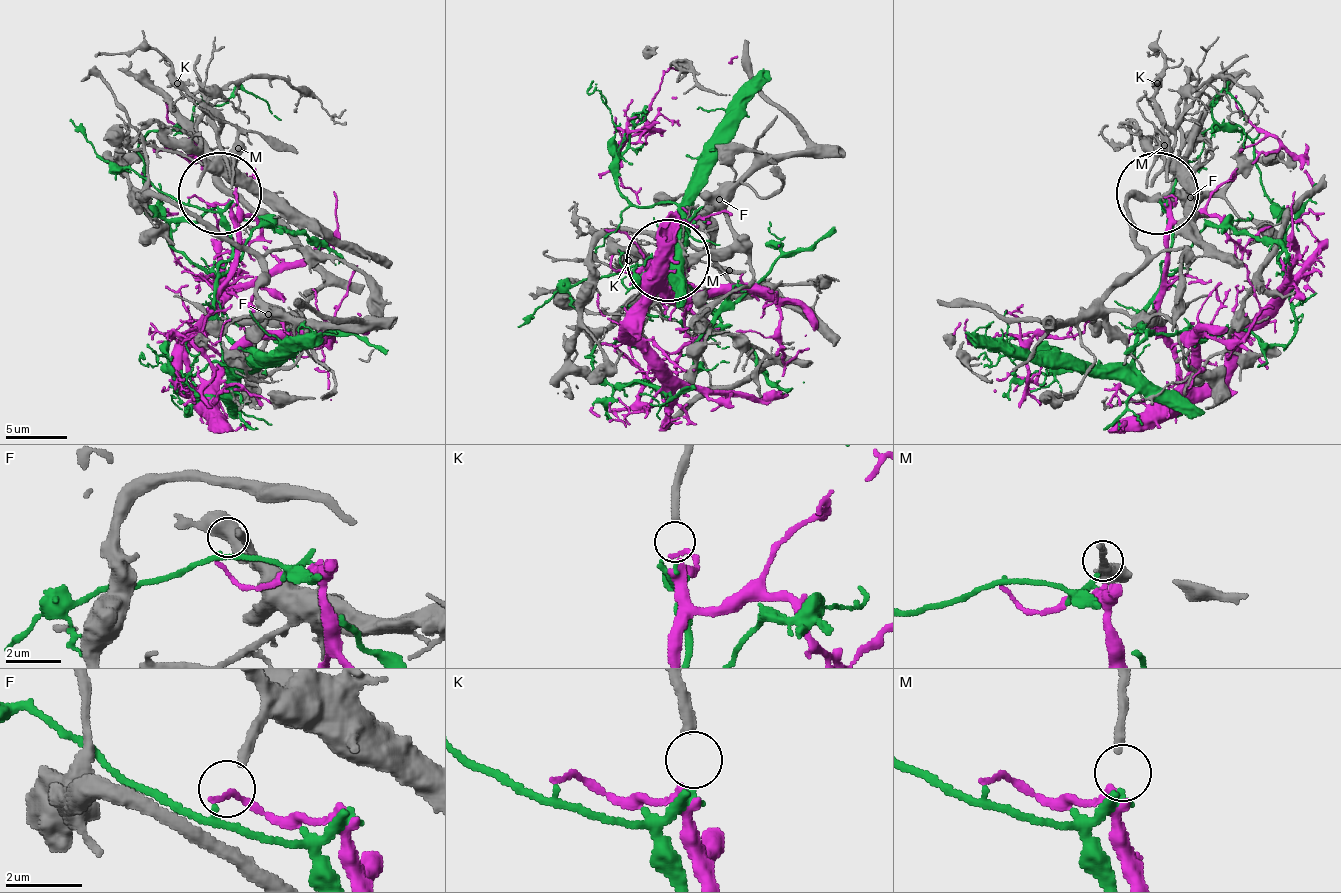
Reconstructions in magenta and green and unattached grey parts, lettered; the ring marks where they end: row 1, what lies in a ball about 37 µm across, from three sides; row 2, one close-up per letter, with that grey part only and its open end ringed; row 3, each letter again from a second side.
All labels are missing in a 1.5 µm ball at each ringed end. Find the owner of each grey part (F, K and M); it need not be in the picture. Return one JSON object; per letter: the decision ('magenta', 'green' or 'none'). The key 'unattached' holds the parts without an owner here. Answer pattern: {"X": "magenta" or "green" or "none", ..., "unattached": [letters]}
{"F": "none", "K": "magenta", "M": "green", "unattached": ["F"]}

